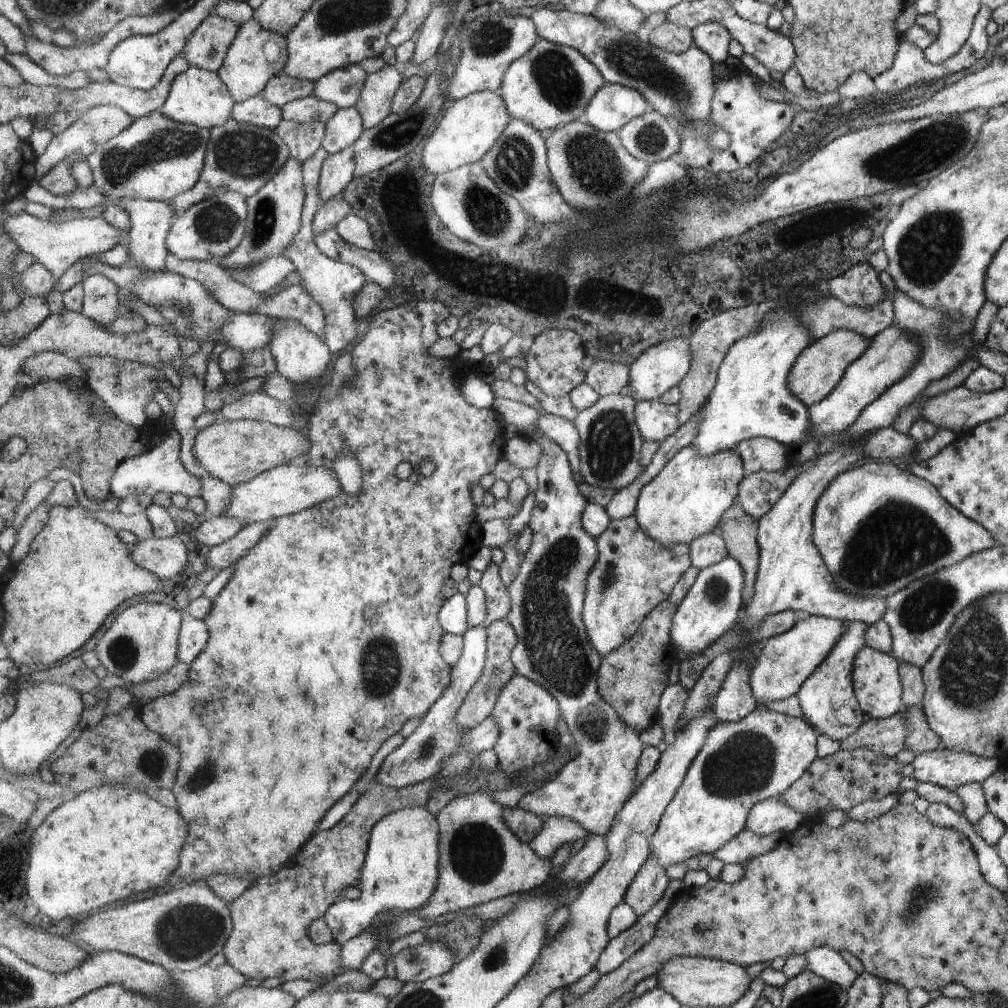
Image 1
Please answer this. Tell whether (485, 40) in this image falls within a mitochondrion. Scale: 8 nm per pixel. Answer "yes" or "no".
yes

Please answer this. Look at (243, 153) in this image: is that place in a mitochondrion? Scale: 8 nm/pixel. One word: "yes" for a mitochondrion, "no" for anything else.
yes

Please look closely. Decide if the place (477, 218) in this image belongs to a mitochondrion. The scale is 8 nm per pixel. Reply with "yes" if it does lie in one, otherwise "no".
yes

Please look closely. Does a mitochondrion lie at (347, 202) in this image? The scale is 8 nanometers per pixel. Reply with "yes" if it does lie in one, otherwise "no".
no

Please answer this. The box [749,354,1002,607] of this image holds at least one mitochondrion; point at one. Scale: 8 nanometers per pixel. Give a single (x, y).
(897, 539)

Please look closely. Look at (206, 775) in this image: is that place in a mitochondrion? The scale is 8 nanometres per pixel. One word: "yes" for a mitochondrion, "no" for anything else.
yes

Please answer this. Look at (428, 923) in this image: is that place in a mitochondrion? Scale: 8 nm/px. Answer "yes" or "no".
no

